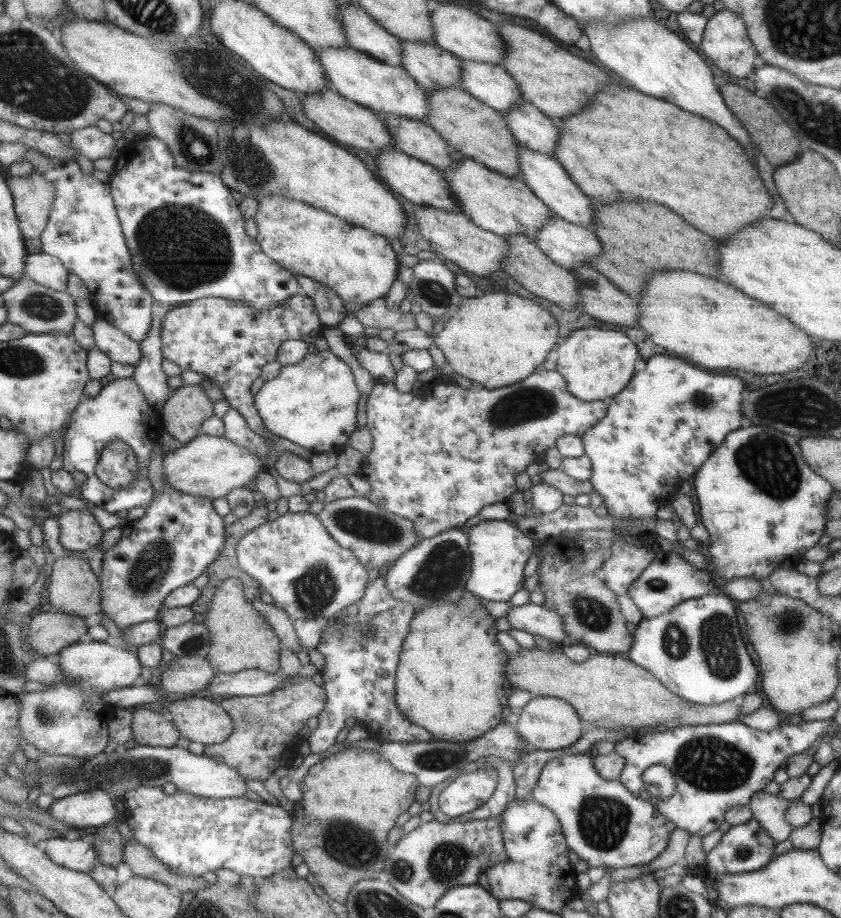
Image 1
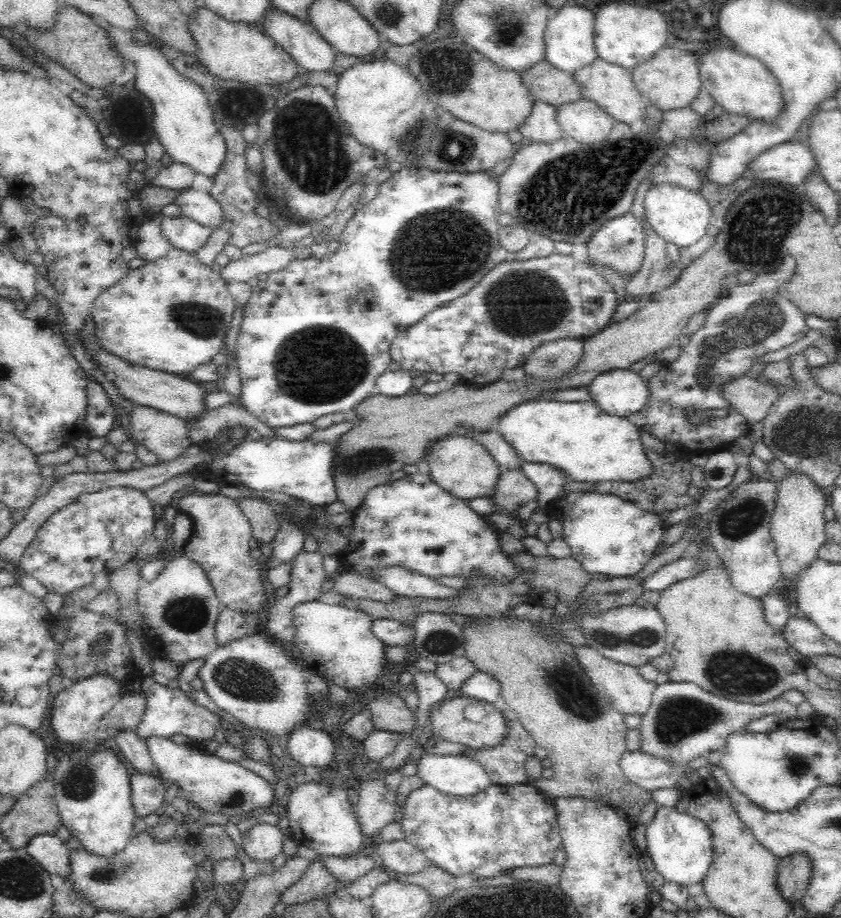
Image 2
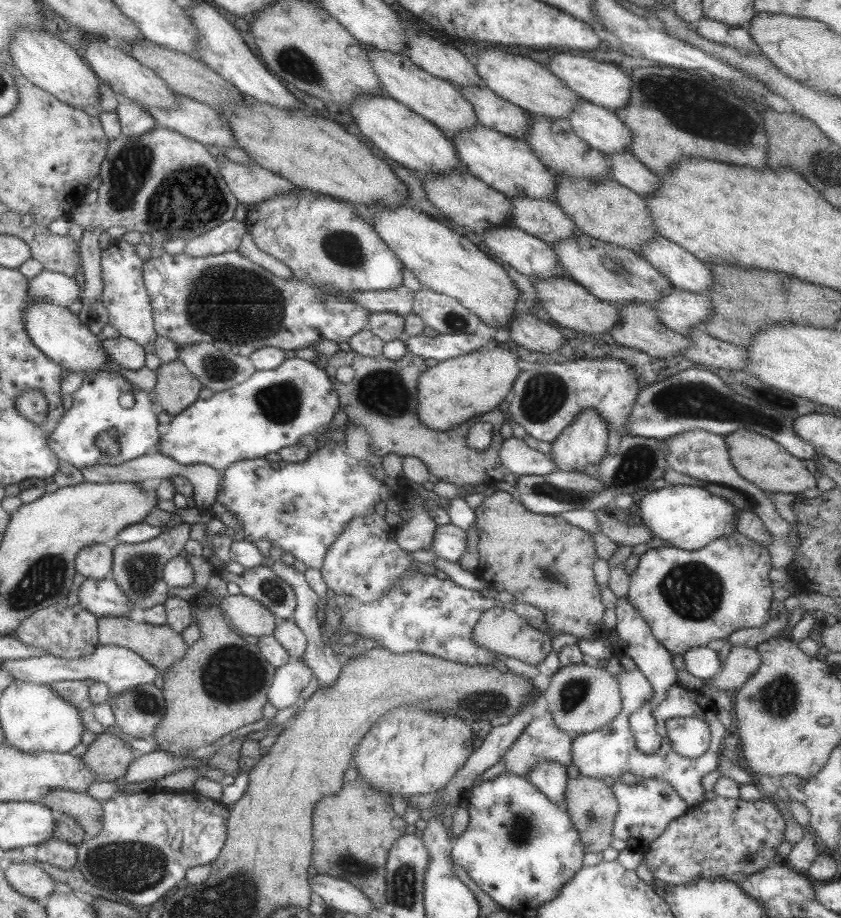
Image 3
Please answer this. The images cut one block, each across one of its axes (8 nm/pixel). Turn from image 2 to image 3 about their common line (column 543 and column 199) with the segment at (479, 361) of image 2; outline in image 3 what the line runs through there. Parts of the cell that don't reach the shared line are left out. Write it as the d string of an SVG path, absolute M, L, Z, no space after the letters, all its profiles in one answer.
M236 250L199 257L164 252L157 258L147 258L141 272L151 305L155 335L168 338L175 346L205 342L213 344L217 350L247 357L265 346L294 351L298 347L311 347L319 340L347 342L349 337L368 327L369 310L355 304L349 296L331 296L305 281L279 278Z

